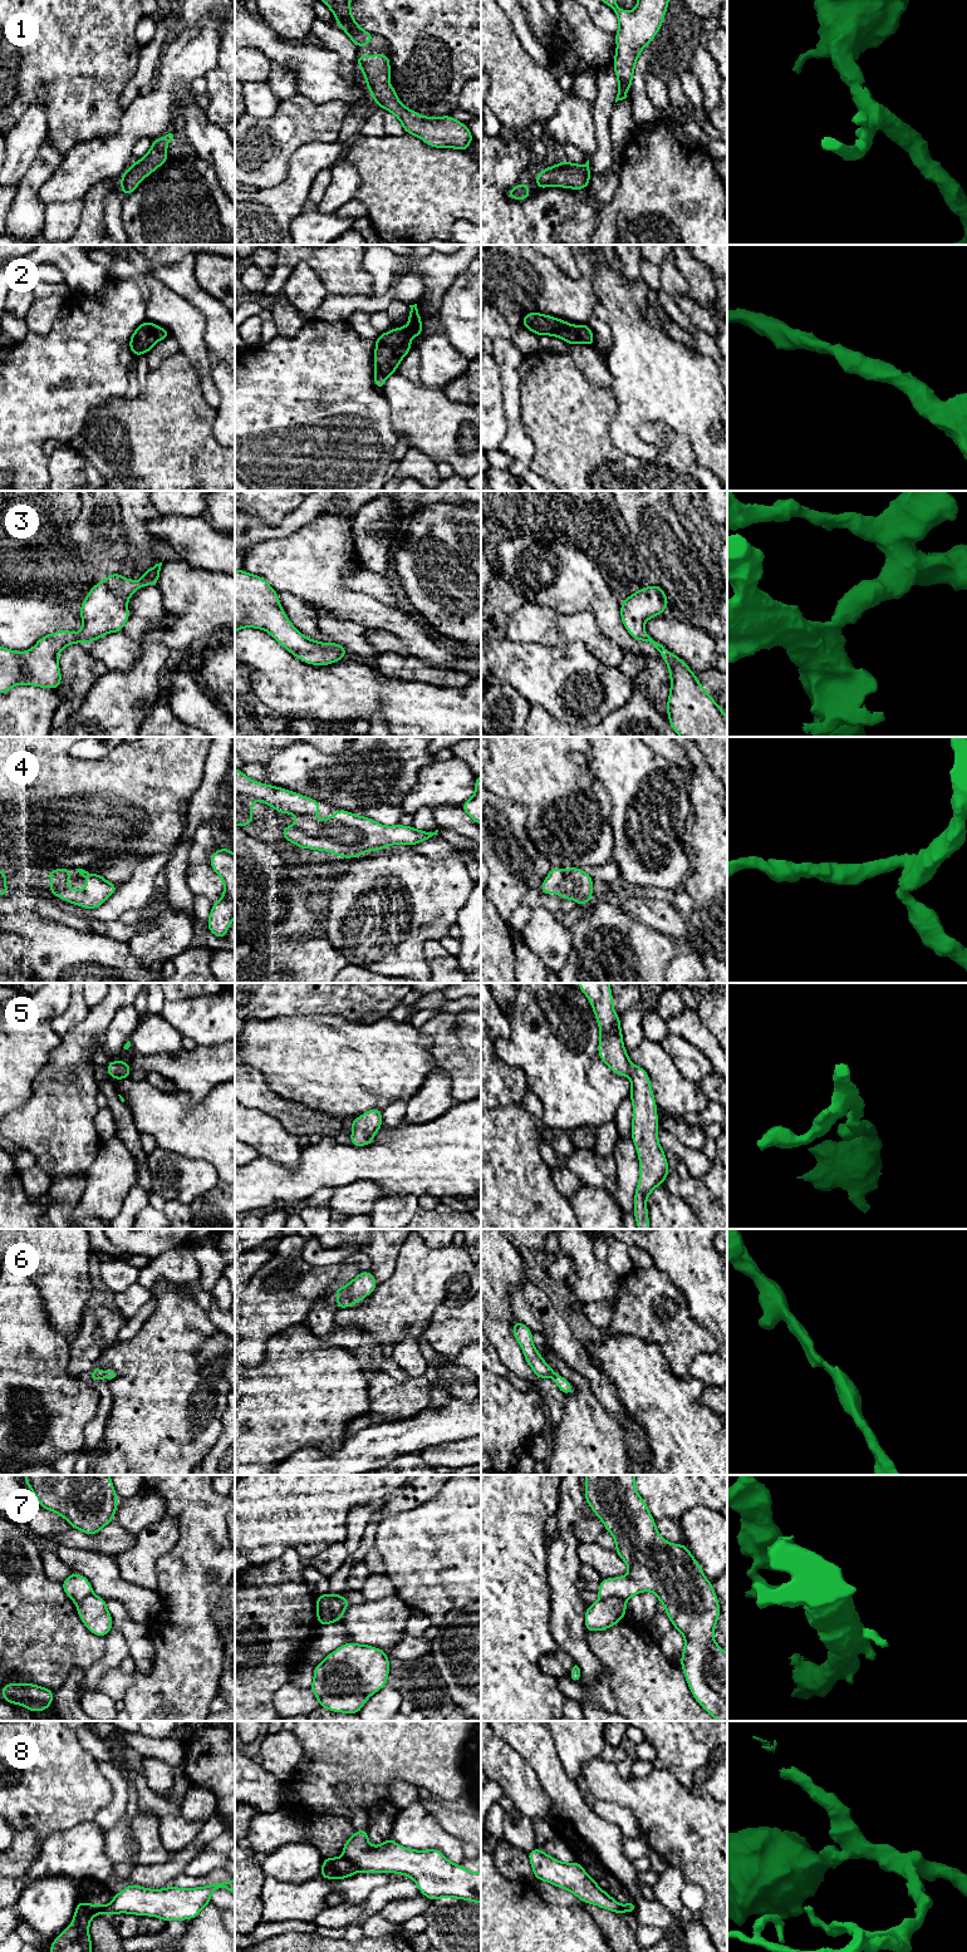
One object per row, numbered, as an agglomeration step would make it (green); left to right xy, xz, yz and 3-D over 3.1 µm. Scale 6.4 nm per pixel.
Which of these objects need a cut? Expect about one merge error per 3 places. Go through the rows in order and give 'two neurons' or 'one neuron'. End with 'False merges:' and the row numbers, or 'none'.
1: one neuron
2: one neuron
3: one neuron
4: one neuron
5: one neuron
6: one neuron
7: two neurons
8: two neurons
False merges: 7, 8

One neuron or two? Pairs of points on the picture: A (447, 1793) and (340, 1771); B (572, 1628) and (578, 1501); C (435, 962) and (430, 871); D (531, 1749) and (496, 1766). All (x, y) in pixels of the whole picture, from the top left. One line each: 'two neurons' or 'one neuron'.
A: one neuron
B: one neuron
C: two neurons
D: two neurons

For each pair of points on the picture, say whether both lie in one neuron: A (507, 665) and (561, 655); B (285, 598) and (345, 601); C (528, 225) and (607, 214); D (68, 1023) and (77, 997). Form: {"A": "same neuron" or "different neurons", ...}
{"A": "same neuron", "B": "different neurons", "C": "different neurons", "D": "same neuron"}

